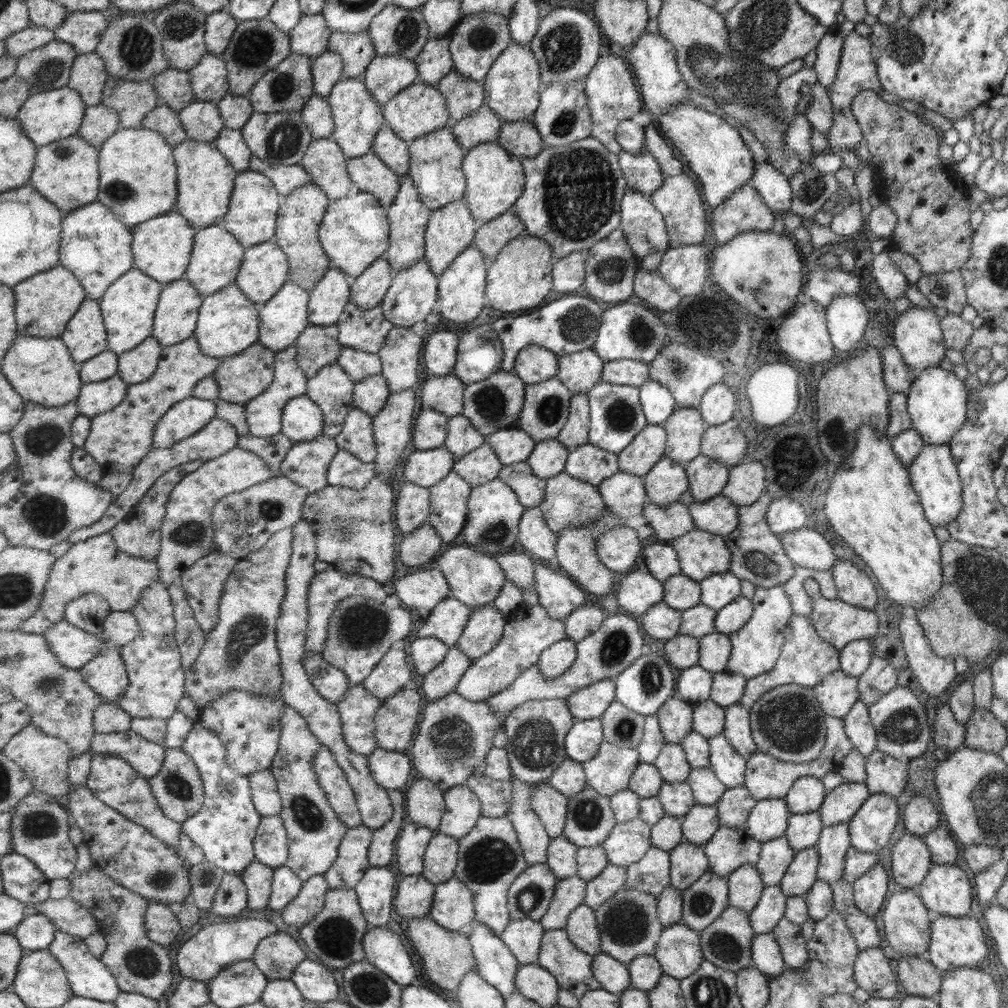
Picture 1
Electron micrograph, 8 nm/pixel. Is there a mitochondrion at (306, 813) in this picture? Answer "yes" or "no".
yes

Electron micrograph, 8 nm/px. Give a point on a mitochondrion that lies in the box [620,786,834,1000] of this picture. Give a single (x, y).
(726, 946)

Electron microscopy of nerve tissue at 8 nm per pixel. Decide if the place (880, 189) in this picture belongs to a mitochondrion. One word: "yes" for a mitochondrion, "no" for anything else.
no

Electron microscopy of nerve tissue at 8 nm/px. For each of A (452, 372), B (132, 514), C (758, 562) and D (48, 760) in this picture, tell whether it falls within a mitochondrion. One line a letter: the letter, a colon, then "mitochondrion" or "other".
A: other
B: other
C: mitochondrion
D: other

